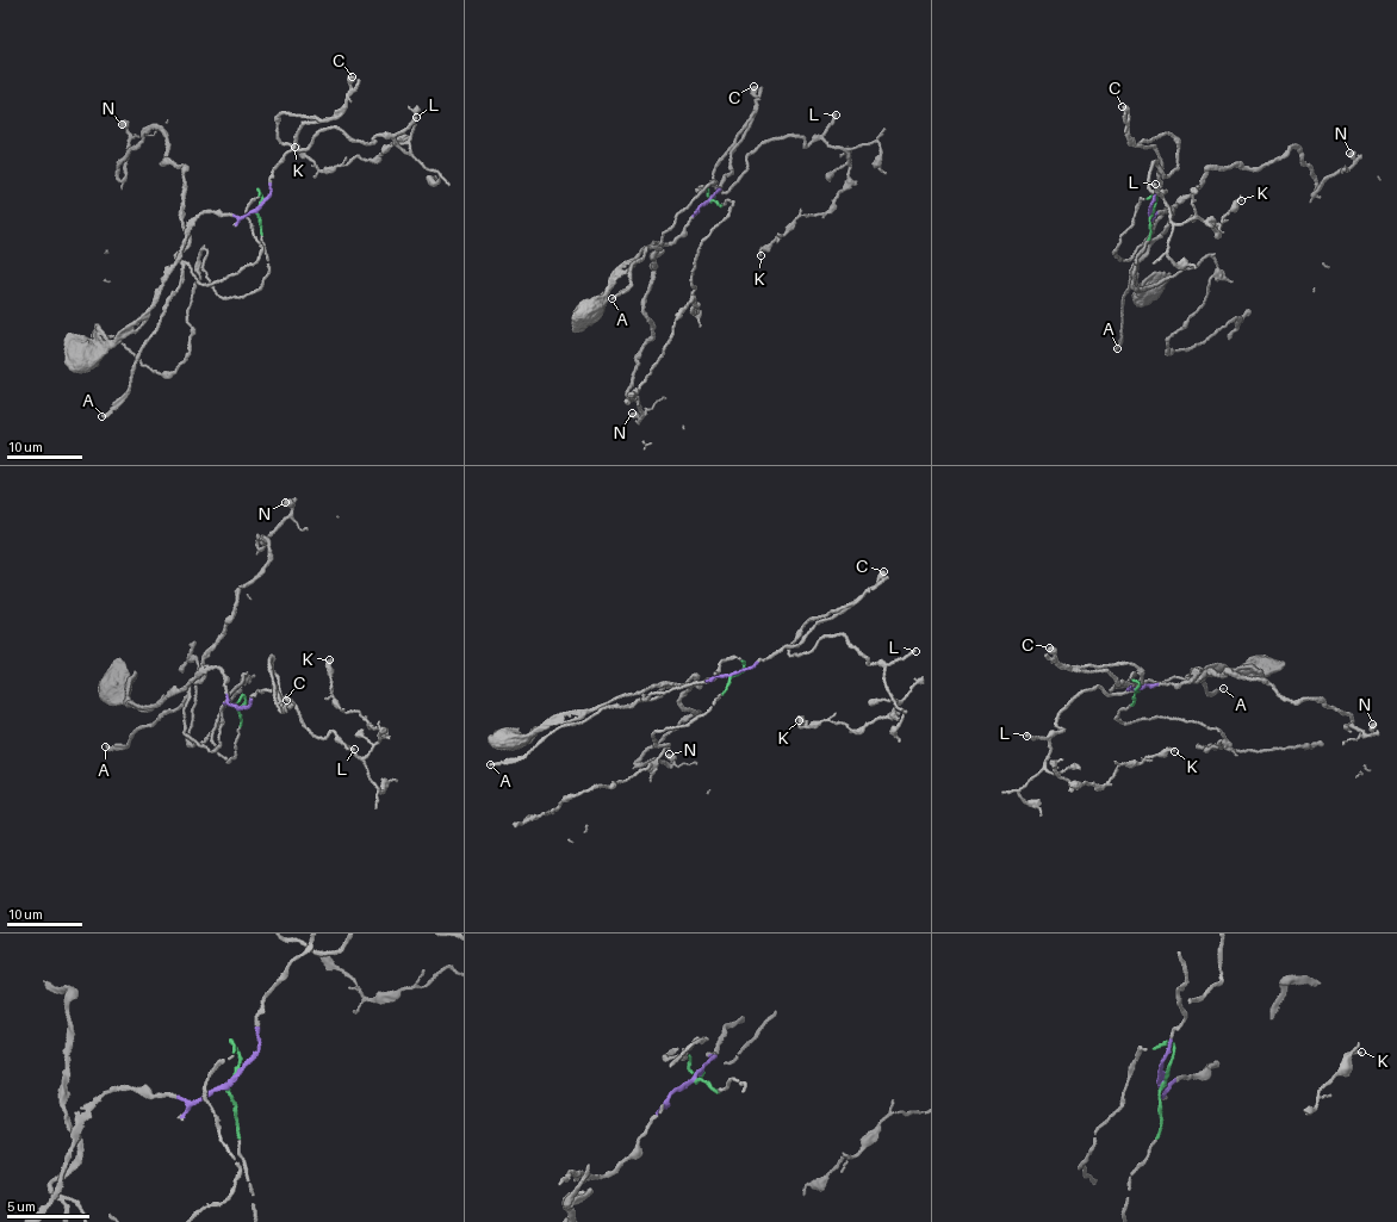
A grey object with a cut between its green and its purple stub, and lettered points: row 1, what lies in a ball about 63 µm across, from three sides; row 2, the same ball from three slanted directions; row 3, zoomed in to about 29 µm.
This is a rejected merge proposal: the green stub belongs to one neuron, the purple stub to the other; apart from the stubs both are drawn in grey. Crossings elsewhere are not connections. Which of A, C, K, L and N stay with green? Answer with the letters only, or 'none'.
A, N

